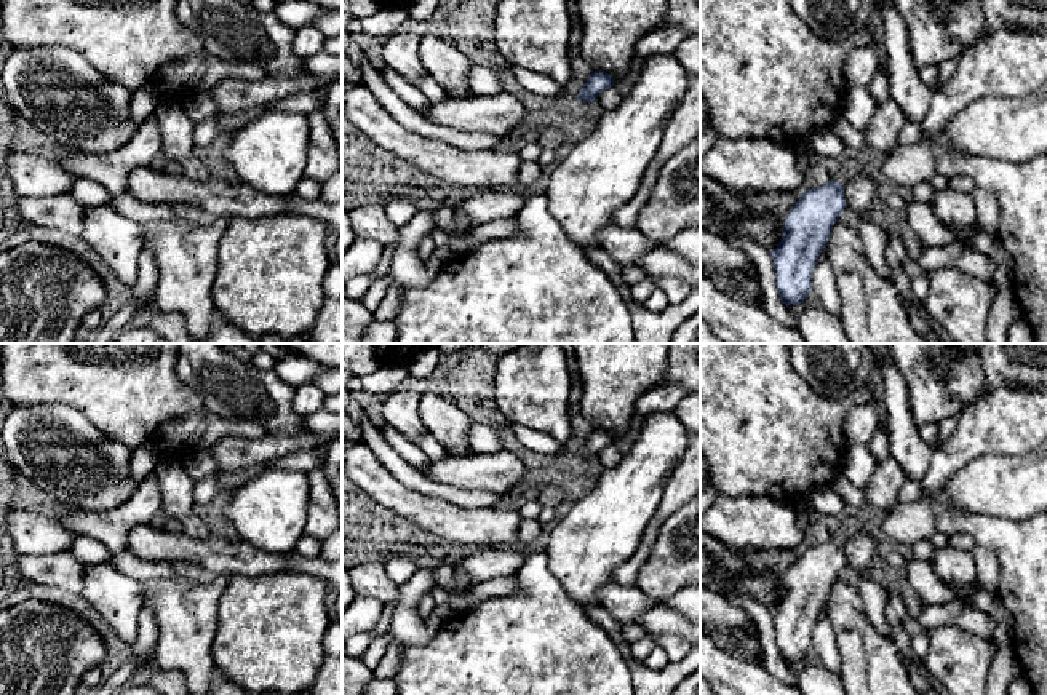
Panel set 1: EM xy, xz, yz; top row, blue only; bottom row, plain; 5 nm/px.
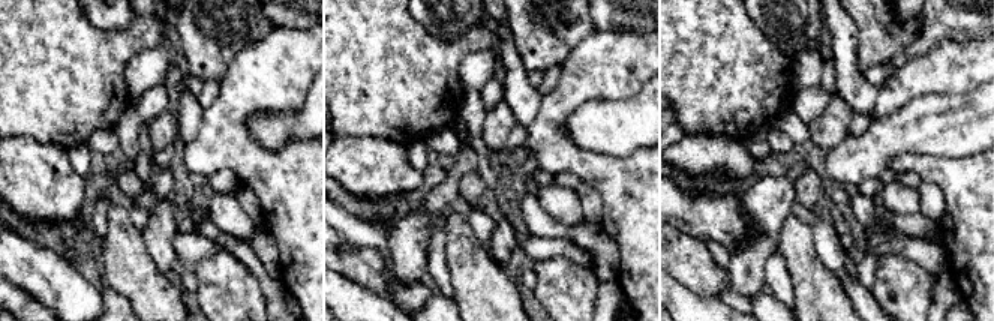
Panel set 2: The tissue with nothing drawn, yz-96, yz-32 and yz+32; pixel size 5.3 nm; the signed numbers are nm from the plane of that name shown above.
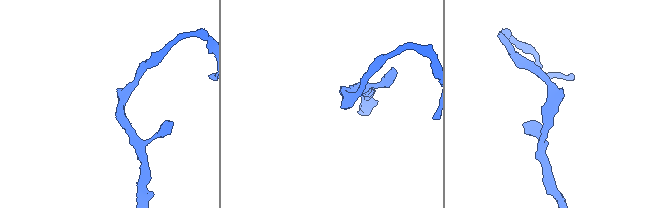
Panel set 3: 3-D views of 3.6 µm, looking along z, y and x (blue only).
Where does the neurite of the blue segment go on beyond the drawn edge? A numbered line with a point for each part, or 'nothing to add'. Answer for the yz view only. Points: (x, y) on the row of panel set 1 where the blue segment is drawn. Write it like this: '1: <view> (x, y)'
1: yz (852, 166)

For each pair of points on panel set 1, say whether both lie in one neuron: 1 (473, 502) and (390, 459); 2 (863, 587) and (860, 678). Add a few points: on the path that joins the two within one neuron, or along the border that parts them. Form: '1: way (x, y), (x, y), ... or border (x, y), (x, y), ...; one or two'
1: way (453, 496), (430, 489), (411, 478); one
2: border (855, 587), (865, 615), (884, 638); two

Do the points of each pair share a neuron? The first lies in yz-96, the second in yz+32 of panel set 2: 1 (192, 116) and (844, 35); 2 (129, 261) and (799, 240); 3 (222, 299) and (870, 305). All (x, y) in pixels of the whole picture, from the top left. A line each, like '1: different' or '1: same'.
1: same
2: same
3: different

